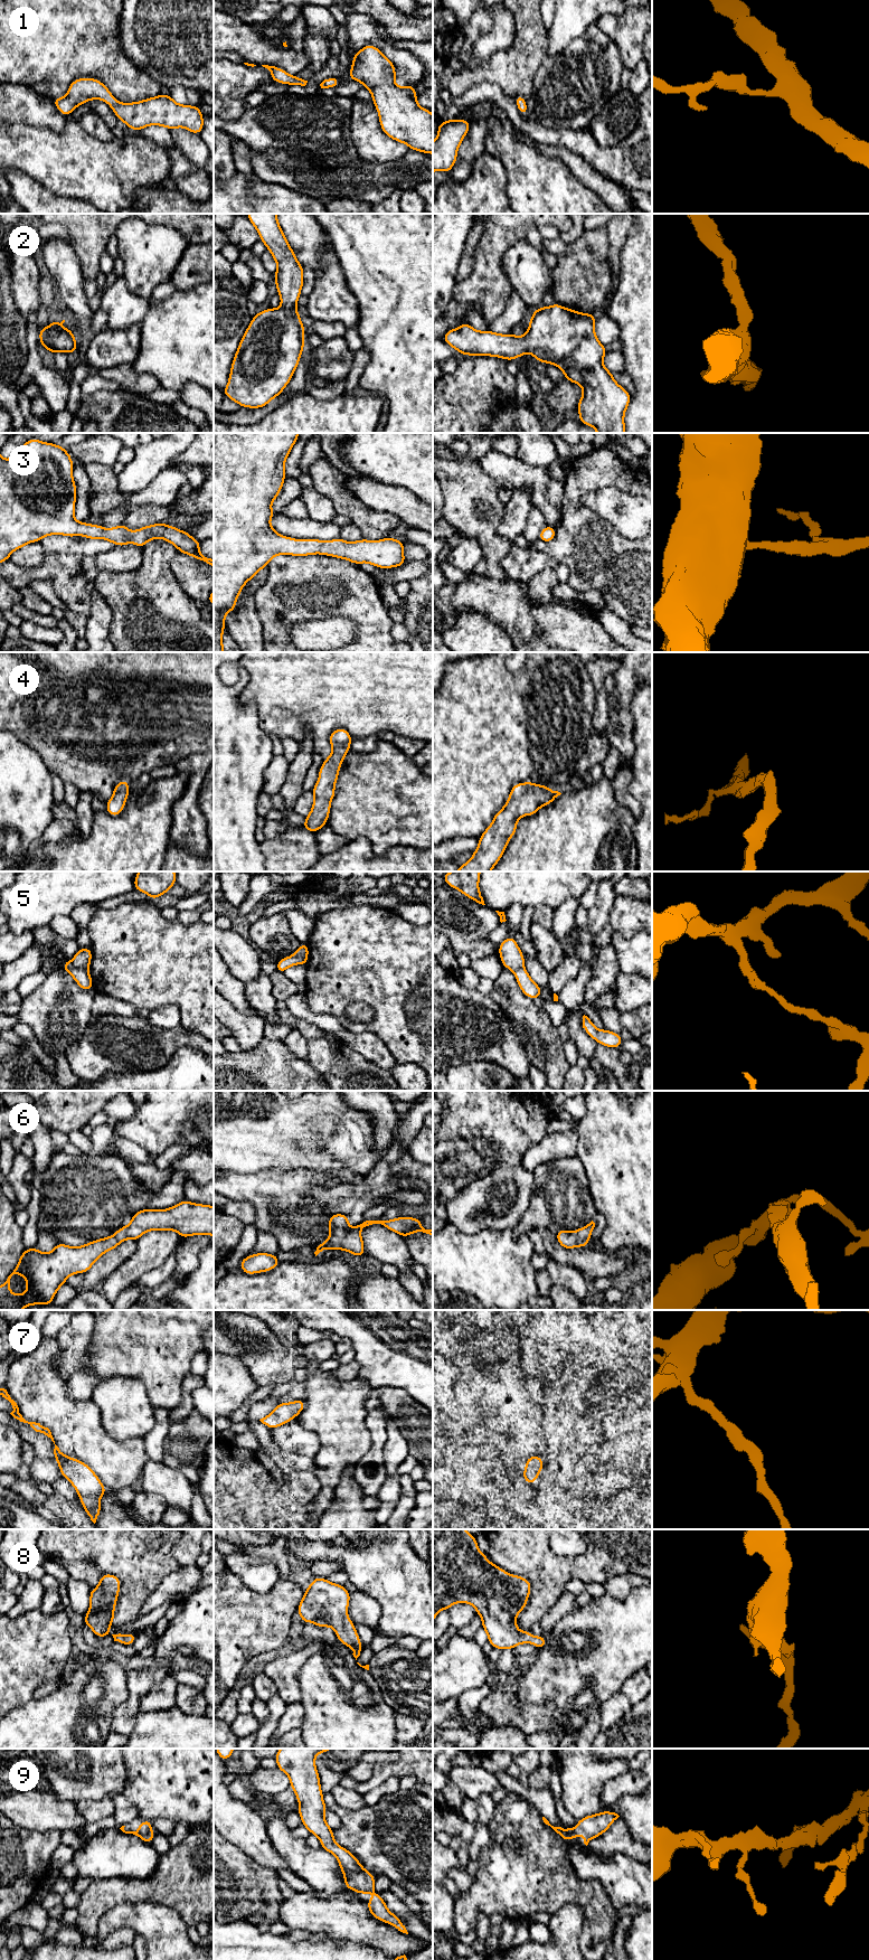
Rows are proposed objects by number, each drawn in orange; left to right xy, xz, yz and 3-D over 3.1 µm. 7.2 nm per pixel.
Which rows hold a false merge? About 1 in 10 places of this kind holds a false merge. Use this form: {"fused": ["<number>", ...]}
{"fused": ["5"]}

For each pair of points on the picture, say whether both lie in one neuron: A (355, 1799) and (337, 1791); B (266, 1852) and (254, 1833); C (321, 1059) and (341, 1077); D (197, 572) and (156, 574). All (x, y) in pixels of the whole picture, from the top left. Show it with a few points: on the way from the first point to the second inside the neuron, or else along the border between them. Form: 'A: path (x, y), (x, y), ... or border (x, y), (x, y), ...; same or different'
A: path (350, 1799), (341, 1794); same
B: path (262, 1847), (254, 1837); same
C: path (326, 1062), (337, 1073); same
D: border (178, 552), (170, 568), (188, 595); different

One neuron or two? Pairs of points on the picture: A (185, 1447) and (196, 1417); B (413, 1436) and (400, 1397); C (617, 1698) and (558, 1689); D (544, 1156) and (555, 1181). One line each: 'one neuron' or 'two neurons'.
A: one neuron
B: one neuron
C: two neurons
D: two neurons

